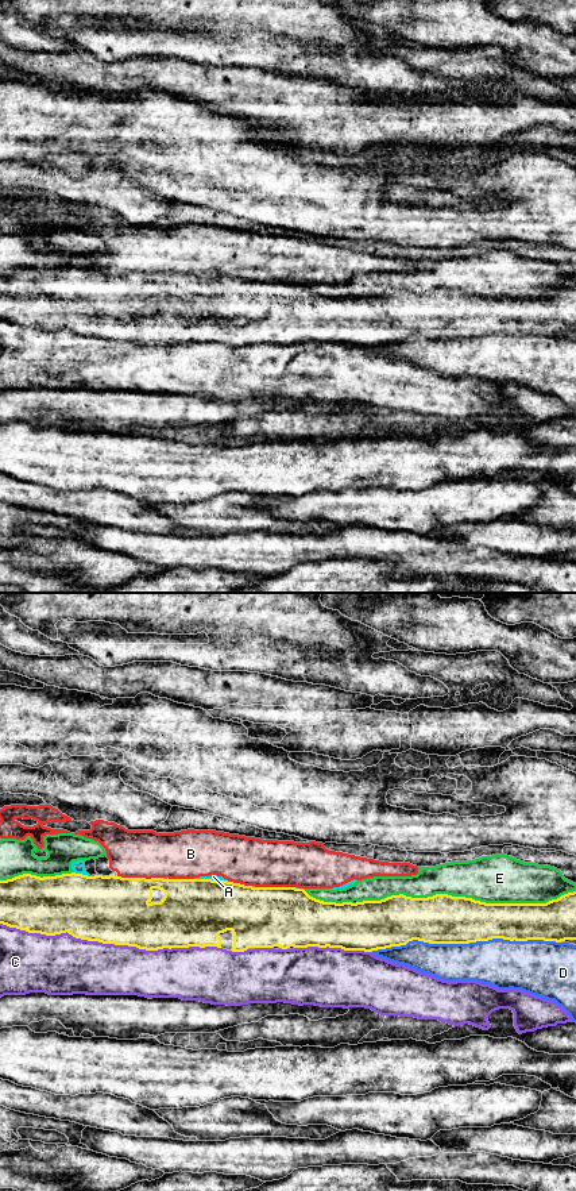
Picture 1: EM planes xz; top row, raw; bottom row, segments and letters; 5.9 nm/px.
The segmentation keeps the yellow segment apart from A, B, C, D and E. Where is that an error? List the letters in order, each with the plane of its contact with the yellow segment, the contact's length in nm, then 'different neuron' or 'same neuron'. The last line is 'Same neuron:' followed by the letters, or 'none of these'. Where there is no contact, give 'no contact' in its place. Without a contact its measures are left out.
A: meets yellow in xz; contact 100 nm long; different neuron
B: meets yellow in xz; contact 280 nm long; different neuron
C: meets yellow in xz; contact 1300 nm long; different neuron
D: meets yellow in xz; contact 1150 nm long; different neuron
E: meets yellow in xz; contact 1300 nm long; different neuron
Same neuron: none of these

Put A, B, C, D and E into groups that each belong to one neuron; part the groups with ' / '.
A B / C / D / E

